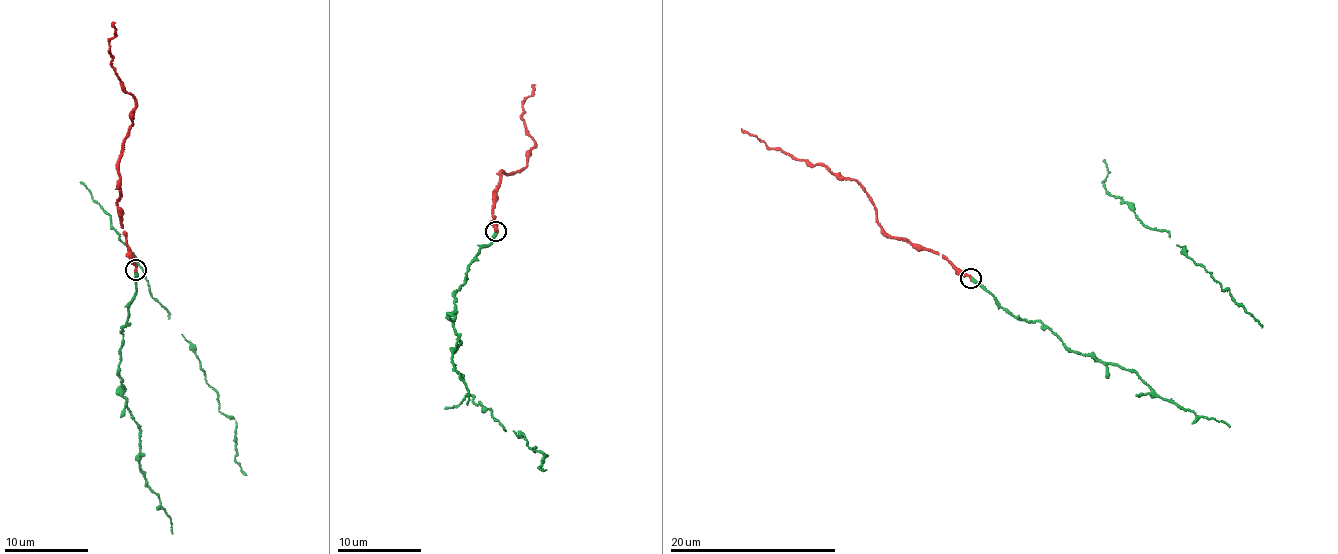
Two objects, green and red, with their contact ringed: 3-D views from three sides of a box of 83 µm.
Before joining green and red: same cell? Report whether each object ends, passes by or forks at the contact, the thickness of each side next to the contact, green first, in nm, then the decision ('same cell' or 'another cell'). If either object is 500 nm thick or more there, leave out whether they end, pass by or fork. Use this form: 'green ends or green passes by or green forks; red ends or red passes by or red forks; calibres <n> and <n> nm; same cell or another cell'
green ends; red ends; calibres 360 and 280 nm; same cell

